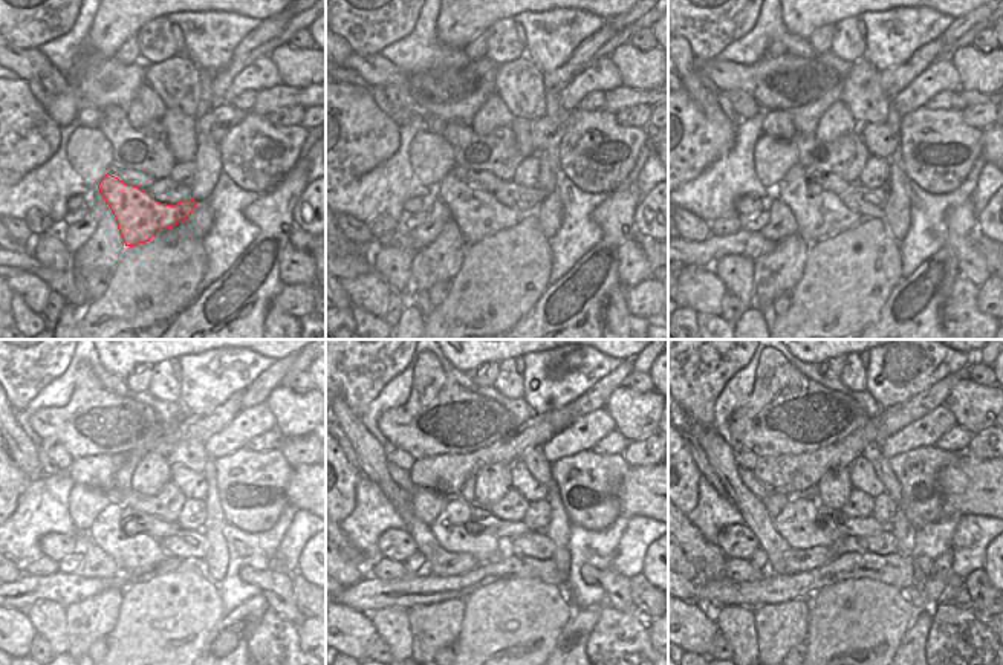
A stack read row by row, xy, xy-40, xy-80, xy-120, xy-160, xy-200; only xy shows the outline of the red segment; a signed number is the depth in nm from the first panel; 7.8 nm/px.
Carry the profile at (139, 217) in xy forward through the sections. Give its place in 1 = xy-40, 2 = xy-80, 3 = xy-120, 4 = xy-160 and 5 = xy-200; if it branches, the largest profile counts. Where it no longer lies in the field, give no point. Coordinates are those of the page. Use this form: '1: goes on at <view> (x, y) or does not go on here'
1: goes on at xy-40 (477, 213)
2: goes on at xy-80 (818, 216)
3: goes on at xy-120 (139, 554)
4: goes on at xy-160 (450, 531)
5: goes on at xy-200 (798, 525)

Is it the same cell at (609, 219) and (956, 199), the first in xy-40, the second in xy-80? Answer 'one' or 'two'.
two

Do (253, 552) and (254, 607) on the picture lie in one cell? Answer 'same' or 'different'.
different

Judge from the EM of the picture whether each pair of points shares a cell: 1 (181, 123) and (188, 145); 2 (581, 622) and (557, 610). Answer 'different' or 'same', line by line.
1: same
2: different

